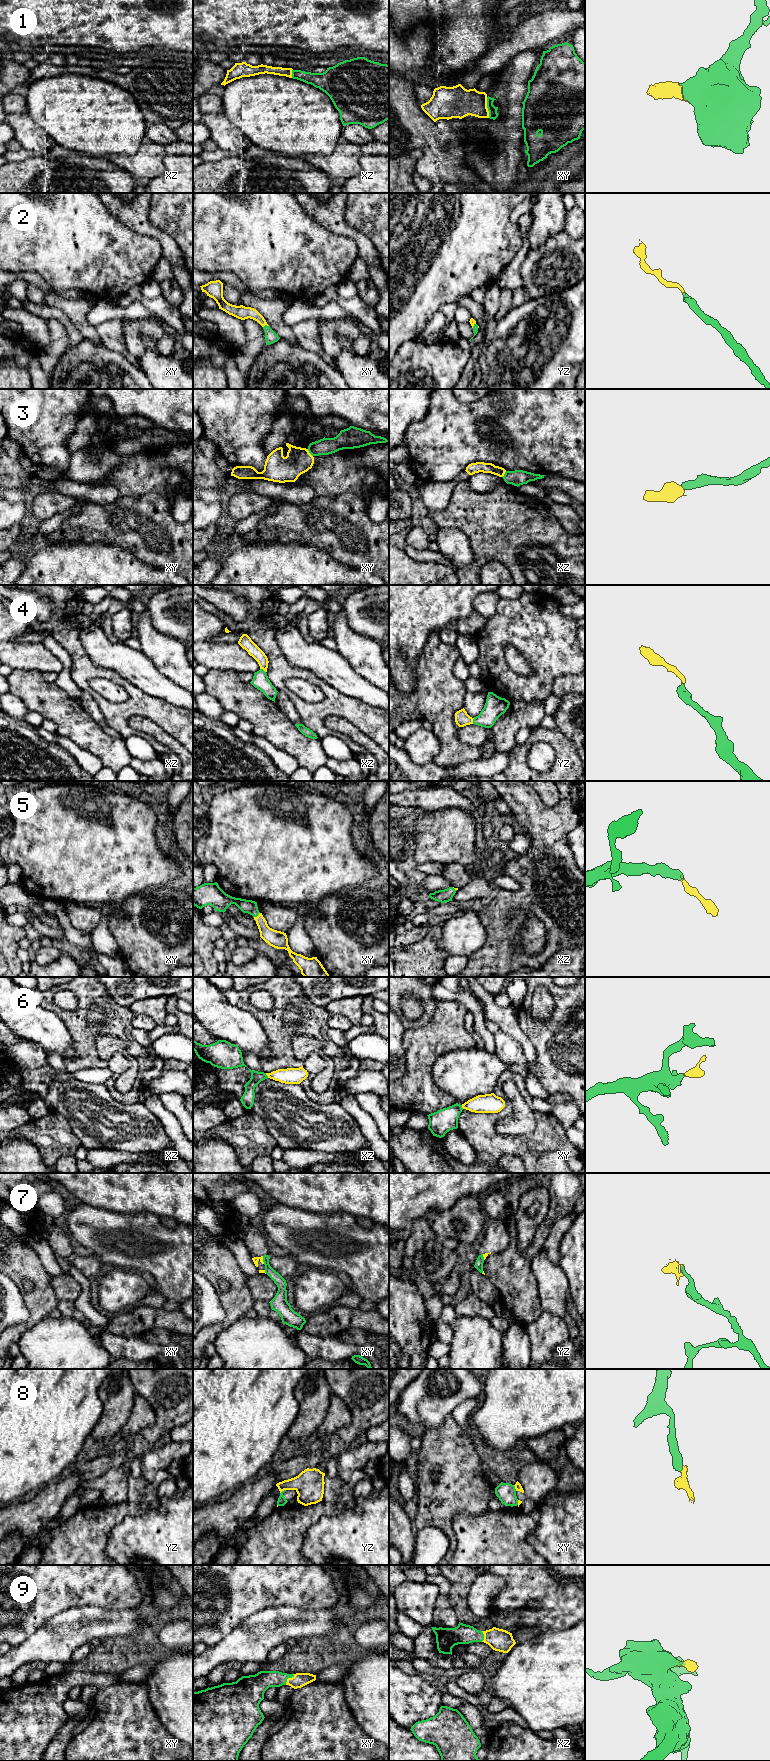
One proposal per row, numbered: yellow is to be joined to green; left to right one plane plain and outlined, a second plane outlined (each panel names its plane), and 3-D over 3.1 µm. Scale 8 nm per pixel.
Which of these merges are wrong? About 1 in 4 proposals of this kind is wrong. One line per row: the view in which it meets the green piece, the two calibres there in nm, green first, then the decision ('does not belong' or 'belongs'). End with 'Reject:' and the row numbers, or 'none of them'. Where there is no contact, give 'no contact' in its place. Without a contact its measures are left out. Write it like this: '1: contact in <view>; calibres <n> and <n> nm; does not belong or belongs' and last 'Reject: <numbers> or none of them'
1: contact in xy; calibres 70 and 260 nm; belongs
2: contact in xy; calibres 100 and 110 nm; belongs
3: contact in xy; calibres 140 and 200 nm; belongs
4: contact in xz; calibres 130 and 100 nm; belongs
5: contact in xy; calibres 110 and 140 nm; belongs
6: contact in xz; calibres 100 and 130 nm; belongs
7: contact in xy; calibres 80 and 50 nm; does not belong
8: contact in yz; calibres 70 and 240 nm; does not belong
9: contact in xy; calibres 160 and 120 nm; belongs
Reject: 7, 8

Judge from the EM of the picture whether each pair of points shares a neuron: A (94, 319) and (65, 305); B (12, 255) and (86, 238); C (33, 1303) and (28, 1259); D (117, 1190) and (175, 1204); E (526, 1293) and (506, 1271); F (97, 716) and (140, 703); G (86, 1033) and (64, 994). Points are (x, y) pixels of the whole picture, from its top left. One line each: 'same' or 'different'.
A: different
B: same
C: same
D: same
E: same
F: different
G: different

